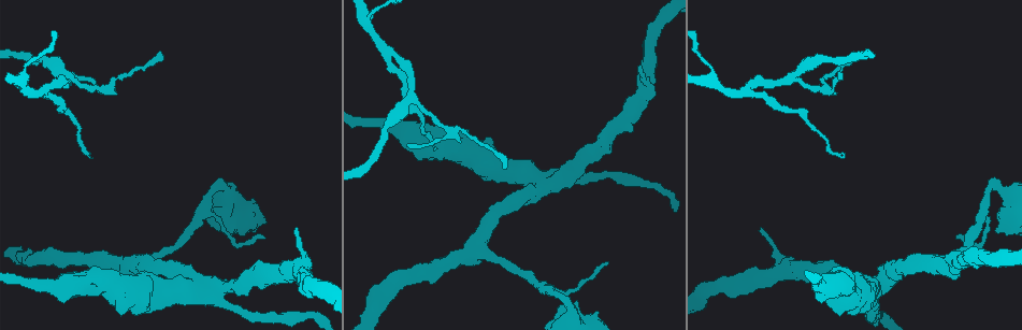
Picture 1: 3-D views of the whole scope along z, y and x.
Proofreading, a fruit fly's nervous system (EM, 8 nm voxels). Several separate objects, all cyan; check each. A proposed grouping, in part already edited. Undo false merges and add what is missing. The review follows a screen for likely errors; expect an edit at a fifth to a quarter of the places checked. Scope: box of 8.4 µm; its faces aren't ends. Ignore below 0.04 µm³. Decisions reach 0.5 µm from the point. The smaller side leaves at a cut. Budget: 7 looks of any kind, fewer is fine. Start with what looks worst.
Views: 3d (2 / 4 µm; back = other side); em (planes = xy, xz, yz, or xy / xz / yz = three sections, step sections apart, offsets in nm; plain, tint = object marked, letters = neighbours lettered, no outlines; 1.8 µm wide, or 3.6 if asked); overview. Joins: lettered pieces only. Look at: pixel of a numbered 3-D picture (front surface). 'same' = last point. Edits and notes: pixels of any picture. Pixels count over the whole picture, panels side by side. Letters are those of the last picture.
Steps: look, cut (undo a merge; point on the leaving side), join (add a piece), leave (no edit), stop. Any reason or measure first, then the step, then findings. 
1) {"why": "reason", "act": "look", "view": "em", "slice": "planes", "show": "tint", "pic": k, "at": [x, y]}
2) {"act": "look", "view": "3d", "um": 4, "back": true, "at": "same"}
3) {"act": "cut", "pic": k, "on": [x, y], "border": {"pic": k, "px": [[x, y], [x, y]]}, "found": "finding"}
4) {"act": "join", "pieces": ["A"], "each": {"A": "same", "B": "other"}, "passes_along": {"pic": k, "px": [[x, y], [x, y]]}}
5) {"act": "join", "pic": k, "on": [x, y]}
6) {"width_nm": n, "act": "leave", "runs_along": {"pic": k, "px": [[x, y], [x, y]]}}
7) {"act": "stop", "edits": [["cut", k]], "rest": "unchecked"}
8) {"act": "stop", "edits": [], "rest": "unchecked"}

{"why": "abrupt turn", "act": "look", "view": "3d", "um": 2, "back": true, "pic": 1, "at": [544, 186]}

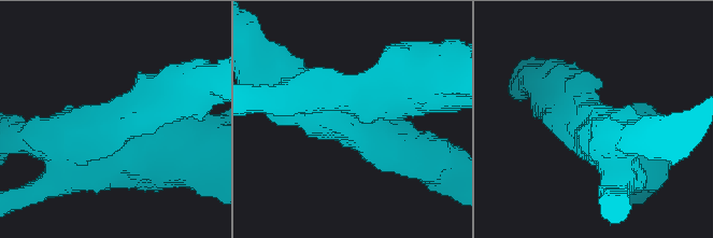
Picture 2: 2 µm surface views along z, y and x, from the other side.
{"why": "shape alone is not enough", "act": "look", "view": "em", "slice": "planes", "show": "letters", "pic": 2, "at": [593, 123]}

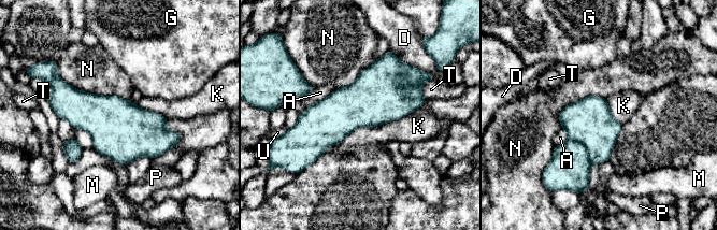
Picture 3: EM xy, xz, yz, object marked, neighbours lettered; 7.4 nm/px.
{"act": "cut", "pic": 3, "on": [569, 169], "each": {"A": "other", "D": "other", "G": "other", "K": "other", "M": "other", "N": "other", "P": "other", "T": "other", "U": "other"}, "border": {"pic": 3, "px": [[569, 138], [585, 147], [591, 162]]}, "found": "two neurons meet here"}

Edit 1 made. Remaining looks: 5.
{"act": "look", "view": "overview"}

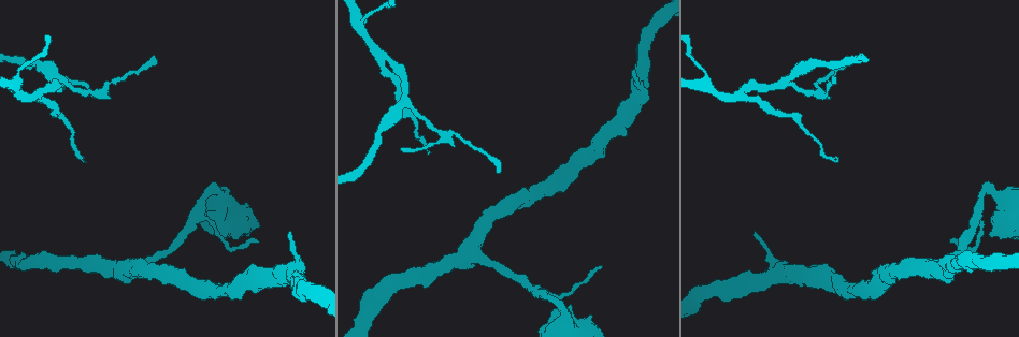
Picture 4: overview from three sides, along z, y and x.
{"why": "branch stops here", "act": "look", "view": "em", "um": 3.6, "slice": "yz", "step": 8, "show": "tint", "pic": 4, "at": [154, 60]}

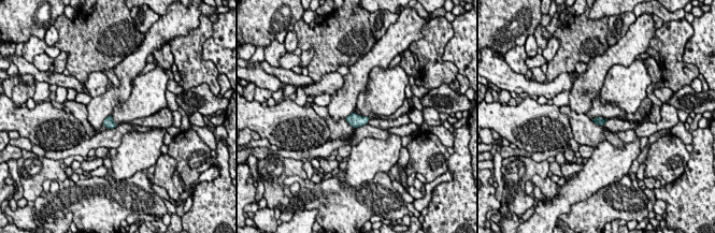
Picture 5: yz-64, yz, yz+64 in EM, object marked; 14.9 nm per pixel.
{"why": "another direction", "act": "look", "view": "em", "um": 3.6, "slice": "planes", "show": "letters", "at": "same"}

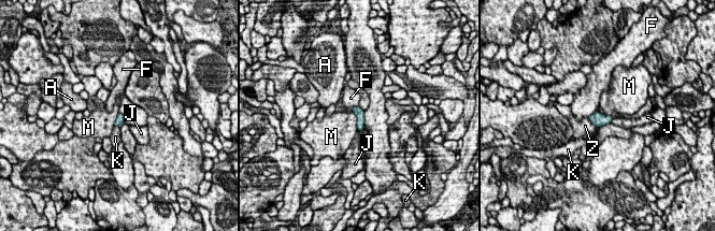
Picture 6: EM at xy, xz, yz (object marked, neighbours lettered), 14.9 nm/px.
{"width_nm": 130, "longest_contact_nm": ["M", 300], "act": "leave", "each": {"A": "other", "F": "other", "J": "other", "K": "other", "M": "other", "Z": "other"}, "found": "no lettered piece goes on from it"}

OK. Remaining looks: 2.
{"act": "stop", "edits": [["cut", 3]], "rest": "unchecked"}

